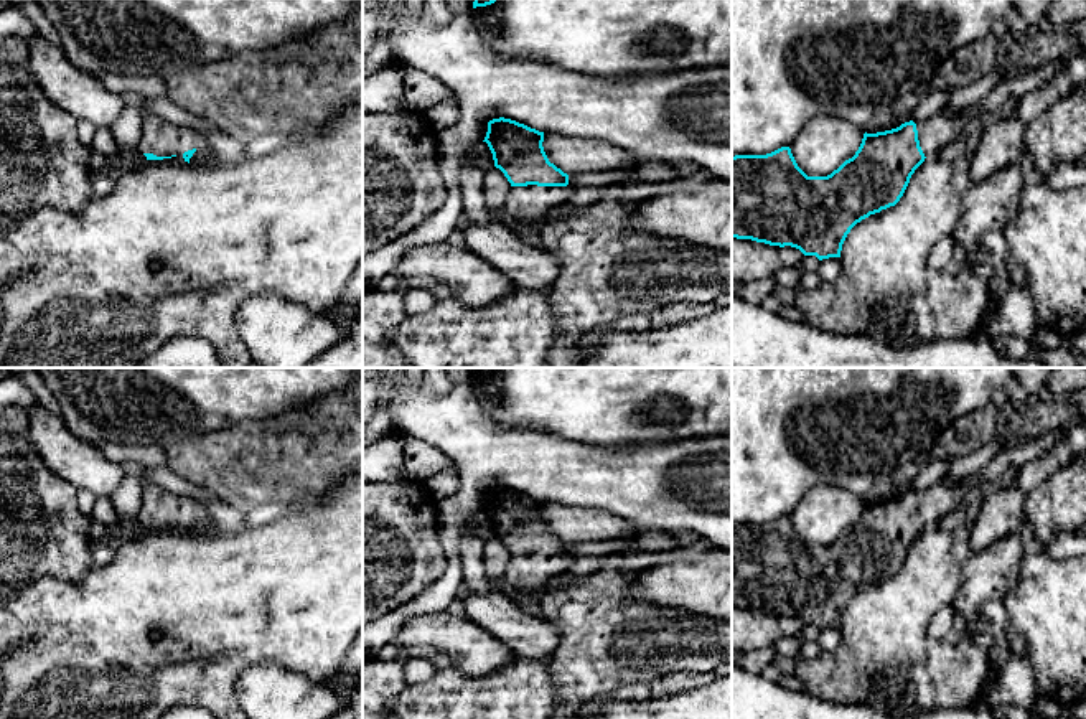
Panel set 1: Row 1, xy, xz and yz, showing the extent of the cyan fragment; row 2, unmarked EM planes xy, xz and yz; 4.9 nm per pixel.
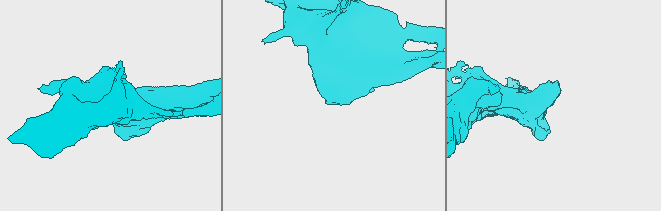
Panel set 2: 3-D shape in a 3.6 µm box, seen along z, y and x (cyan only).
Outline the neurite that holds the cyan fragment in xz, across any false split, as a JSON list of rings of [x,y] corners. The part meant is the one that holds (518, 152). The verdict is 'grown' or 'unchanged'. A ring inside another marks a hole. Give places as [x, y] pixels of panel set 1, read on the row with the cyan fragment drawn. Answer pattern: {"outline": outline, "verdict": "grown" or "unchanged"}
{"outline": [[[511,119],[488,122],[484,140],[511,190],[503,204],[503,218],[519,224],[544,221],[557,204],[567,201],[573,190],[569,175],[549,162],[542,142],[544,132]]], "verdict": "grown"}

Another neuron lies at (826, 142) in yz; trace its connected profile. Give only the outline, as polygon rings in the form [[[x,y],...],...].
[[[821,115],[806,124],[789,148],[807,176],[827,176],[855,155],[864,134],[842,117]]]

